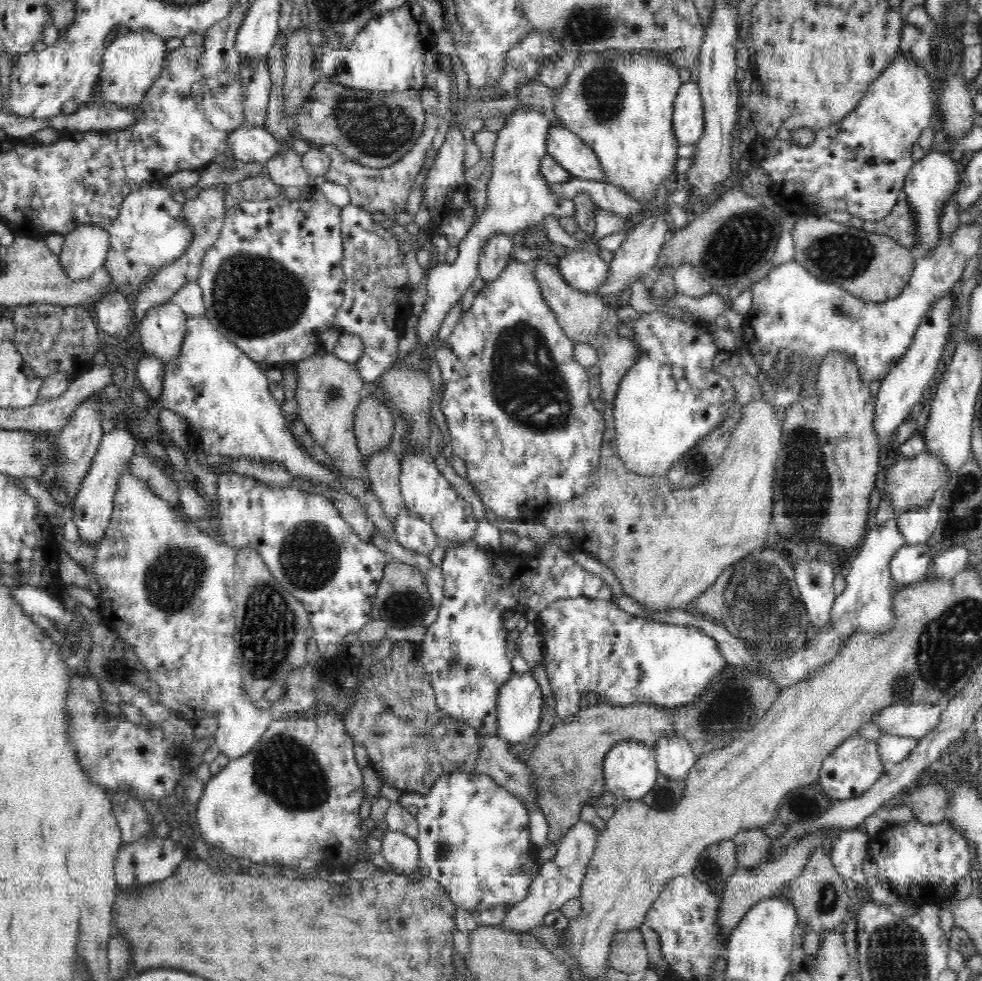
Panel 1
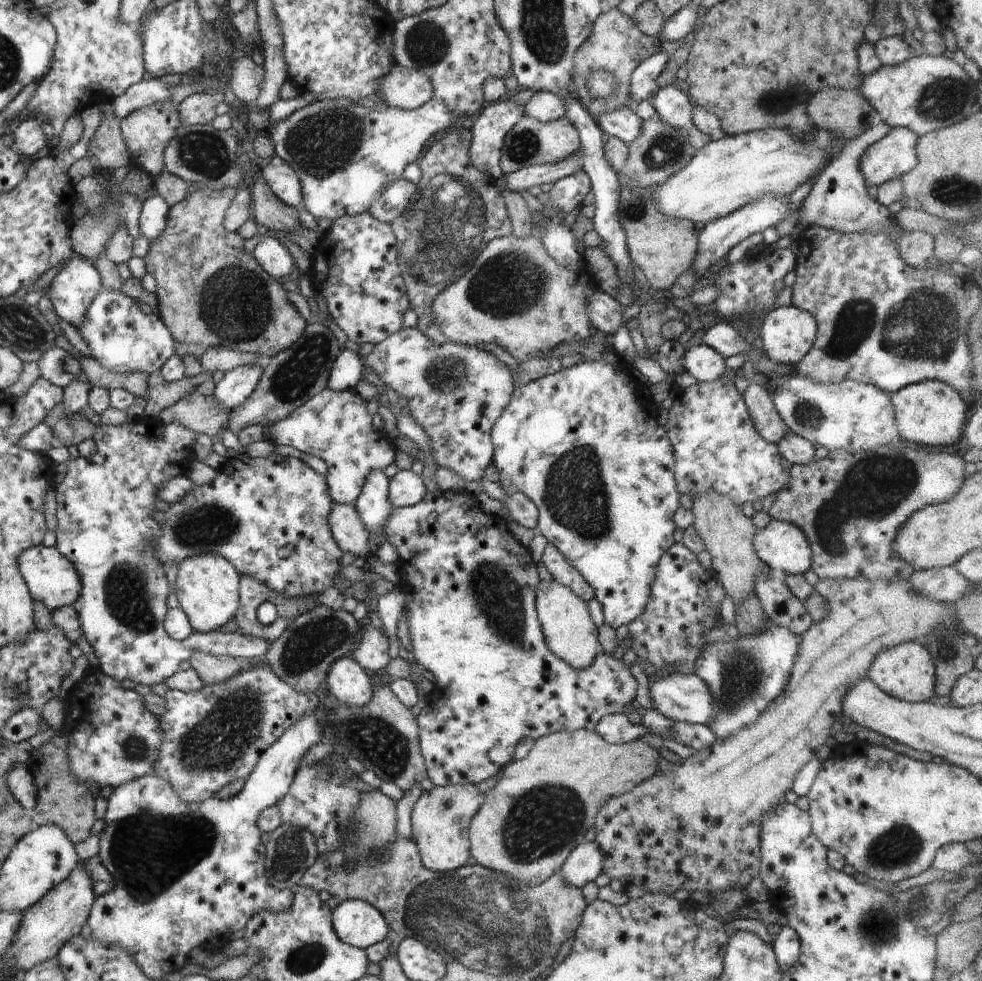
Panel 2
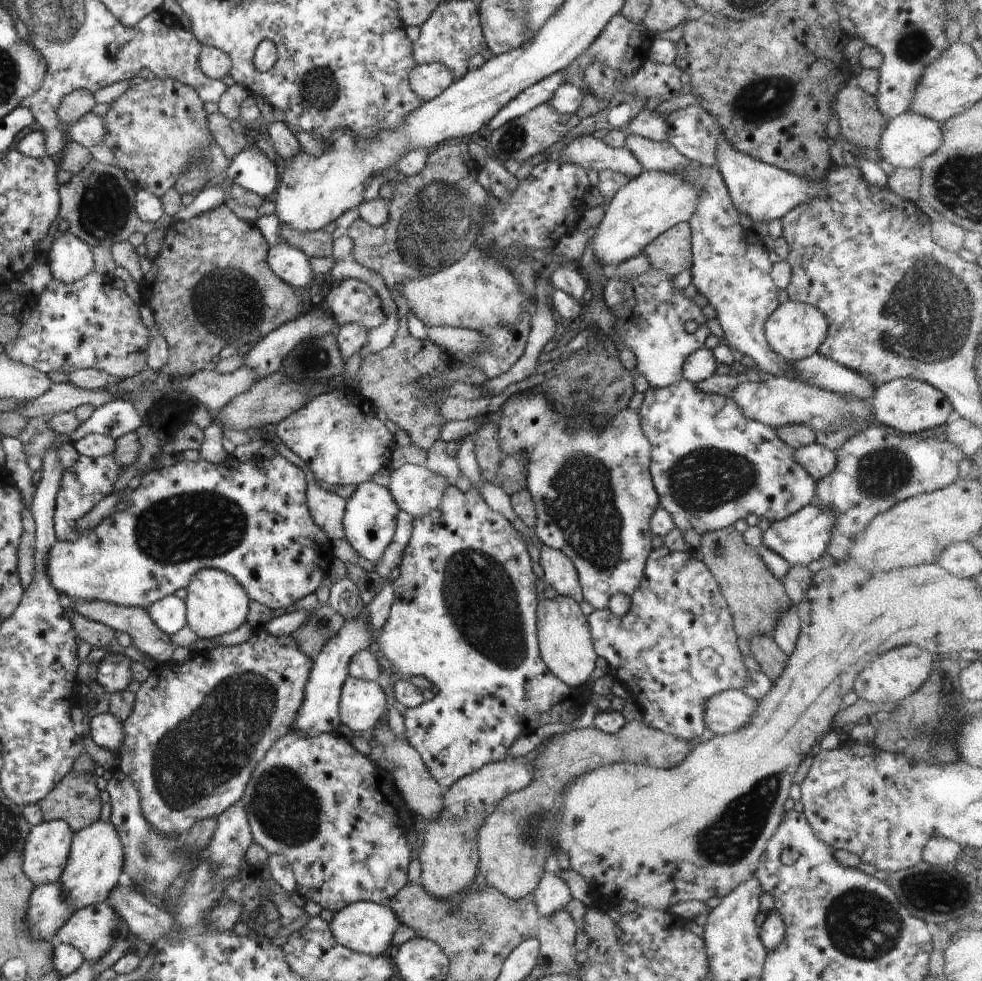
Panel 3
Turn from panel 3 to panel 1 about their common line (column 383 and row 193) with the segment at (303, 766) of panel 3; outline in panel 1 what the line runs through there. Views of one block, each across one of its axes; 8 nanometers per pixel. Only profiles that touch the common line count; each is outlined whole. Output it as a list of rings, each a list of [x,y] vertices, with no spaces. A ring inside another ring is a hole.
[[[901,51],[871,82],[856,108],[839,124],[832,123],[818,129],[816,138],[806,145],[792,145],[779,138],[766,140],[758,136],[749,147],[750,163],[766,171],[771,182],[768,195],[785,214],[818,217],[828,210],[838,210],[848,212],[862,221],[876,222],[888,216],[896,206],[907,174],[915,163],[912,148],[924,129],[932,126],[935,113],[932,90],[927,68],[916,64],[913,58]]]

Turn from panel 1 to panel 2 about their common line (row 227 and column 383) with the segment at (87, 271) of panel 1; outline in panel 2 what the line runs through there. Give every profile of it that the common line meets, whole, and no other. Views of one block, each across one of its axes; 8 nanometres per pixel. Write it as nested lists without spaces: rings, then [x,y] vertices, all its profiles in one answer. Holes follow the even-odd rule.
[[[395,64],[390,72],[380,80],[380,96],[387,107],[401,108],[402,110],[416,110],[432,99],[432,84],[430,80],[417,70],[410,70]]]

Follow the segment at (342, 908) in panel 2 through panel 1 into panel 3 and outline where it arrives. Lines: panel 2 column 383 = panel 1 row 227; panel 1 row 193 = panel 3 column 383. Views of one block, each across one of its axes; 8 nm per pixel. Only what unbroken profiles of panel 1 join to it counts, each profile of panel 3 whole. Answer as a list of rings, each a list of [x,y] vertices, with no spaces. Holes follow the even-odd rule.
[[[366,901],[345,906],[340,912],[335,913],[332,921],[329,922],[331,933],[342,946],[370,956],[389,954],[394,932],[400,925],[396,914],[388,905],[385,905],[383,902],[374,903]]]

